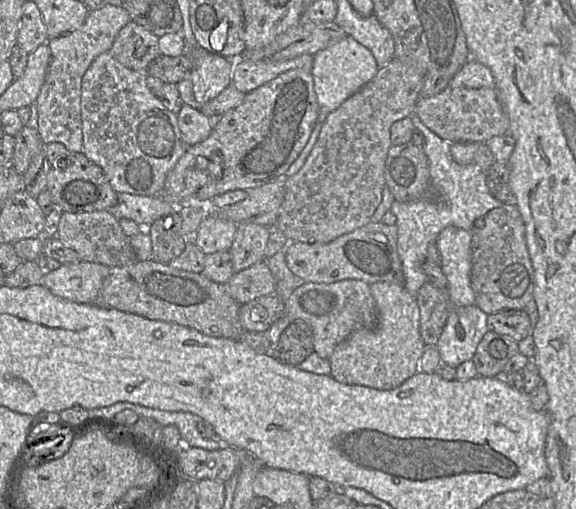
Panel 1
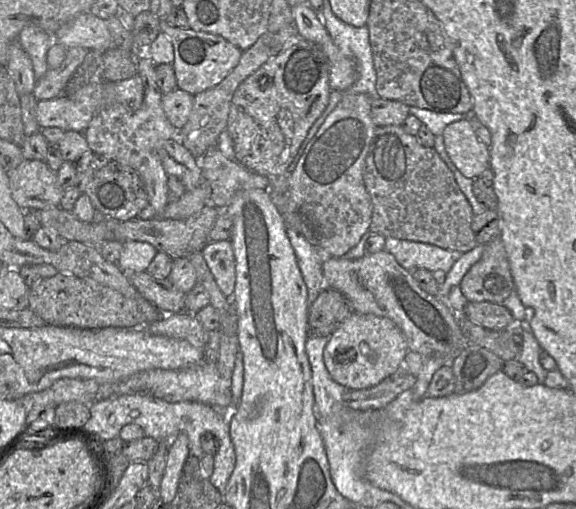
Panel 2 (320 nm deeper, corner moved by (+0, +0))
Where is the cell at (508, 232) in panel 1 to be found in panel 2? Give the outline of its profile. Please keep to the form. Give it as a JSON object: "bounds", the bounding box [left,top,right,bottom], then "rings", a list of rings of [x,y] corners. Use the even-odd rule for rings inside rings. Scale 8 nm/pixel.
{"bounds":[459,237,515,304],"rings":[[[497,237],[484,246],[484,252],[459,284],[468,302],[502,304],[515,290],[505,246]]]}

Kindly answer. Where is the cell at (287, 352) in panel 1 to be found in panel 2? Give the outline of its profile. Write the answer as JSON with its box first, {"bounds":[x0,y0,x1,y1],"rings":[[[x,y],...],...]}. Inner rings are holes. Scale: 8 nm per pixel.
{"bounds":[308,290,354,337],"rings":[[[322,290],[308,310],[308,335],[331,337],[354,311],[337,290]]]}

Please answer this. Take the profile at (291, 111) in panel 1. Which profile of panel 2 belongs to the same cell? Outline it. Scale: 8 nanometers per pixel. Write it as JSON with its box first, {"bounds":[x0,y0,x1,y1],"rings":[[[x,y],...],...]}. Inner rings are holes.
{"bounds":[226,38,331,177],"rings":[[[304,38],[289,43],[278,55],[249,75],[232,97],[226,130],[233,142],[236,161],[265,177],[286,174],[309,128],[325,110],[331,91],[329,65],[321,48]]]}

